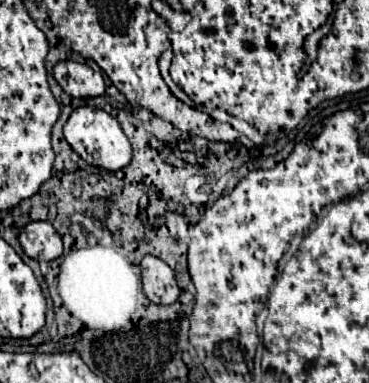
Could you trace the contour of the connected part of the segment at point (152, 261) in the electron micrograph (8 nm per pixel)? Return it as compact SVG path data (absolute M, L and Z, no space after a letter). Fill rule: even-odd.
M145 255L141 261L143 271L143 291L157 305L171 305L179 297L179 285L171 267L159 257Z

